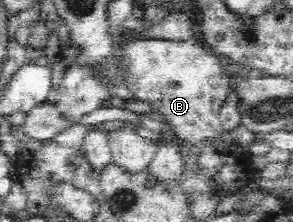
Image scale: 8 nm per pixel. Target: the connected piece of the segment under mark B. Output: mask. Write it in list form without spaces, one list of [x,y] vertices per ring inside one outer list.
[[[189,36],[187,39],[144,39],[129,42],[125,55],[121,55],[121,60],[129,63],[129,83],[130,89],[137,100],[149,103],[152,107],[152,116],[165,123],[169,136],[173,139],[179,158],[181,158],[181,172],[177,183],[188,198],[193,203],[197,197],[212,195],[214,197],[226,197],[240,189],[245,189],[251,179],[255,177],[253,167],[253,156],[249,148],[241,147],[223,139],[229,135],[232,129],[226,125],[222,118],[222,111],[225,109],[226,99],[233,93],[233,83],[229,79],[229,74],[225,73],[221,59],[217,53],[209,46],[209,43]]]

